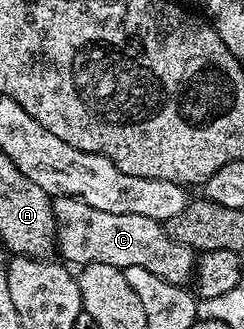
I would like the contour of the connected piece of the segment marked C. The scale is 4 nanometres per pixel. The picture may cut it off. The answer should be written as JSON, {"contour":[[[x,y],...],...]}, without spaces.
{"contour":[[[71,195],[54,199],[54,219],[58,223],[56,251],[67,264],[99,263],[123,269],[140,265],[140,269],[148,269],[148,273],[156,273],[156,277],[164,277],[169,283],[191,282],[196,252],[188,245],[180,245],[180,241],[172,241],[159,220],[128,213],[104,213],[104,209],[92,209],[92,205]]]}

